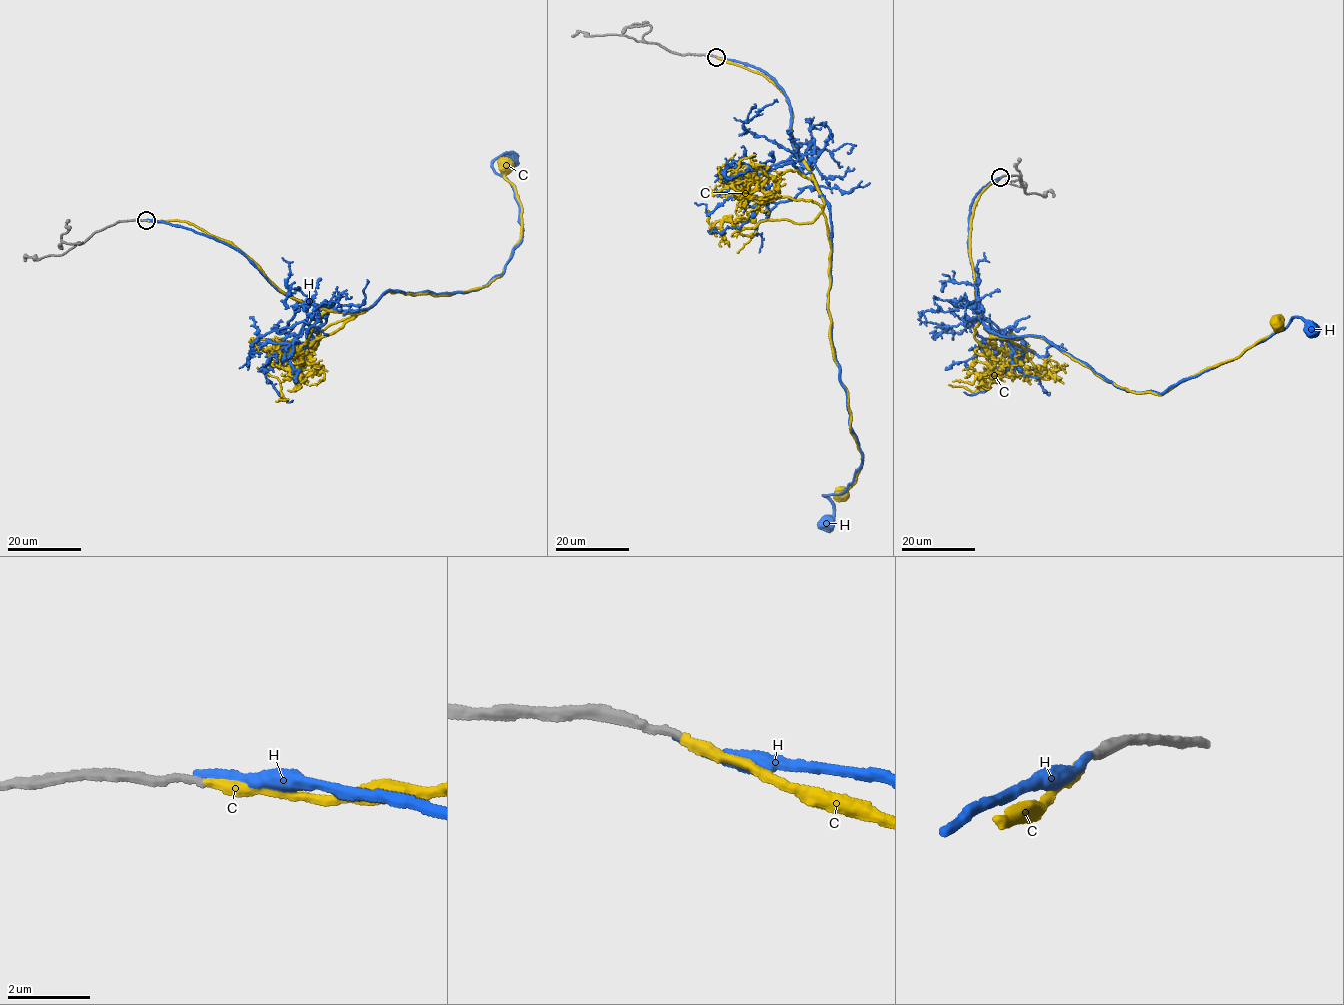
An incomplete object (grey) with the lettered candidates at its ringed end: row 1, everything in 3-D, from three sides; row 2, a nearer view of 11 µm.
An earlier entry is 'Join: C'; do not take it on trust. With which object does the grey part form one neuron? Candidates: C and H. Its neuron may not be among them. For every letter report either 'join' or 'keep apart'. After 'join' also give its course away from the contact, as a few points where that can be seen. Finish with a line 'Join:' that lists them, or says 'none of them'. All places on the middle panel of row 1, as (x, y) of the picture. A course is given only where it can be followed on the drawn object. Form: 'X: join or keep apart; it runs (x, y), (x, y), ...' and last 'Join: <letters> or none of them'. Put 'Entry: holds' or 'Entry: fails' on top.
Entry: holds
C: join; it runs (716, 57), (758, 72), (784, 93), (796, 150), (823, 201), (832, 350), (862, 458), (856, 480), (841, 493)
H: keep apart
Join: C

